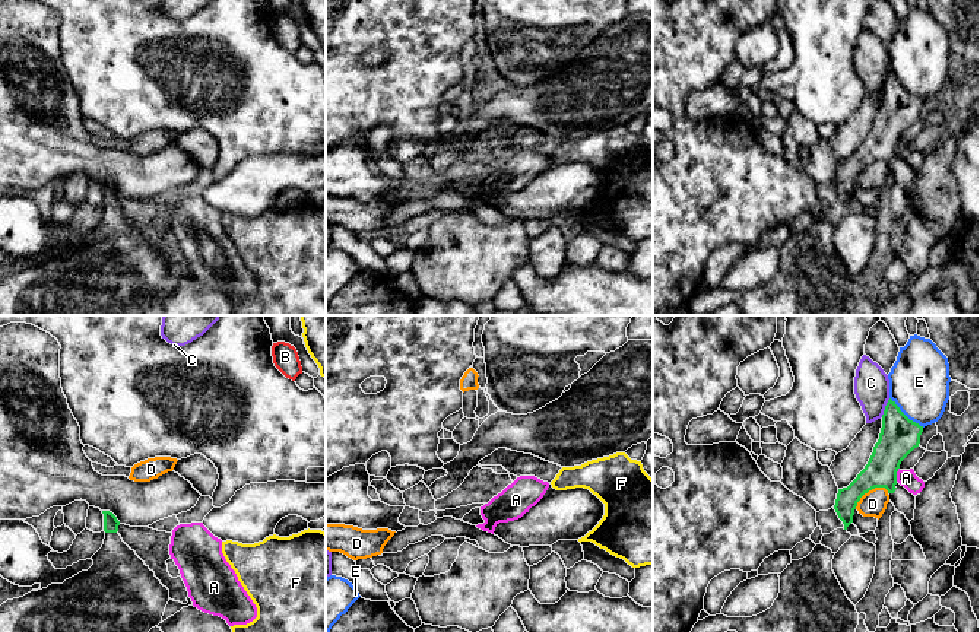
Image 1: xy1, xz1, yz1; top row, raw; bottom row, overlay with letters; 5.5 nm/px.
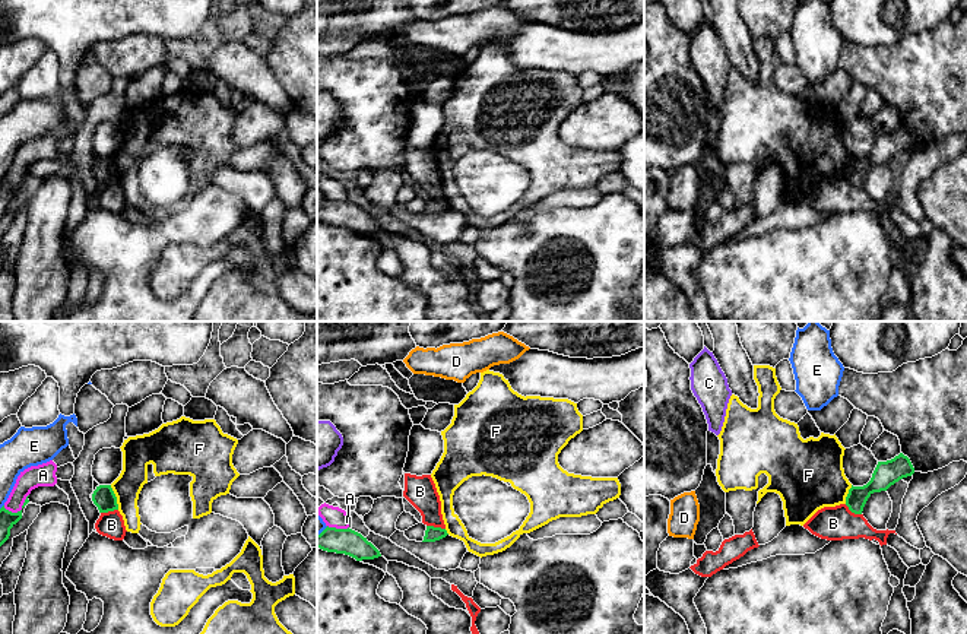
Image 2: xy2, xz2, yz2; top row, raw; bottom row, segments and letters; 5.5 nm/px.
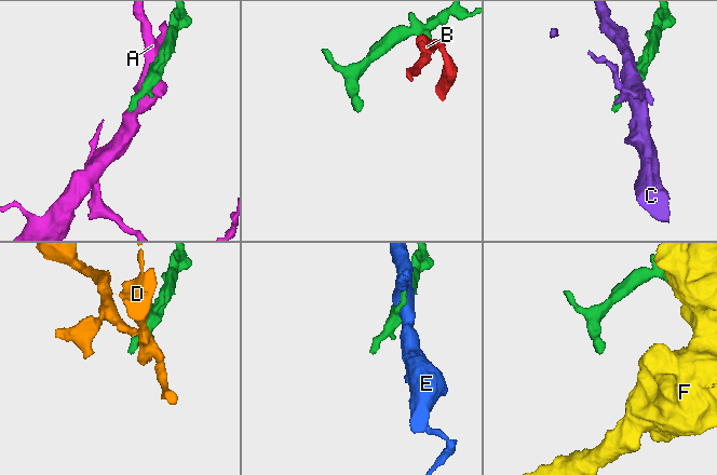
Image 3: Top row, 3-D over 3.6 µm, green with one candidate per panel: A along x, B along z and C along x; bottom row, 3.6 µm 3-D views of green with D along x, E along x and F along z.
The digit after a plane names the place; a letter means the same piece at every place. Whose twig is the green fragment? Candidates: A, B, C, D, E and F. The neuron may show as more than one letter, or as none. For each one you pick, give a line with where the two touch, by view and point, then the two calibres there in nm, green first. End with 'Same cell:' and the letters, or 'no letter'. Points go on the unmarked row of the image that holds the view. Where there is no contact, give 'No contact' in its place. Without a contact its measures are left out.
Same cell: no letter

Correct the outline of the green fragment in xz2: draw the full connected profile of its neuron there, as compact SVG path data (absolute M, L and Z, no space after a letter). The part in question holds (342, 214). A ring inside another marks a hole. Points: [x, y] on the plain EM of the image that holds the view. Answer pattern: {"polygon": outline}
{"polygon": "M327 199L317 207L317 221L327 225L345 226L356 234L381 229L380 224L367 210L349 200L336 202Z"}

